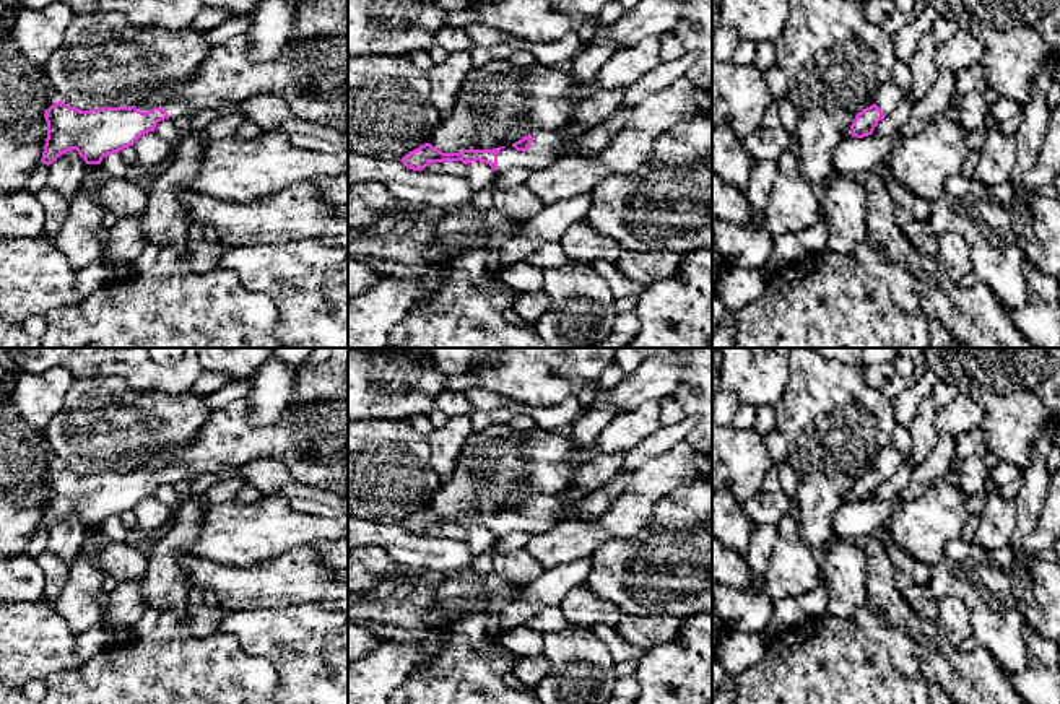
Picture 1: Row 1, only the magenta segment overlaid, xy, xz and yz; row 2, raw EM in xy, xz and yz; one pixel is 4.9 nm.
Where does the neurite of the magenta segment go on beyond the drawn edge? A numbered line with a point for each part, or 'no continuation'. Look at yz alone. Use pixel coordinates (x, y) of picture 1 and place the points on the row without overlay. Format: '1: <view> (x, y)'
1: yz (888, 462)

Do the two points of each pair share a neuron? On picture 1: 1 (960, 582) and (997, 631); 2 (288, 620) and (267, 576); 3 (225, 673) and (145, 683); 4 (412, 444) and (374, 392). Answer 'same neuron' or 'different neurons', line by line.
1: same neuron
2: different neurons
3: same neuron
4: different neurons

